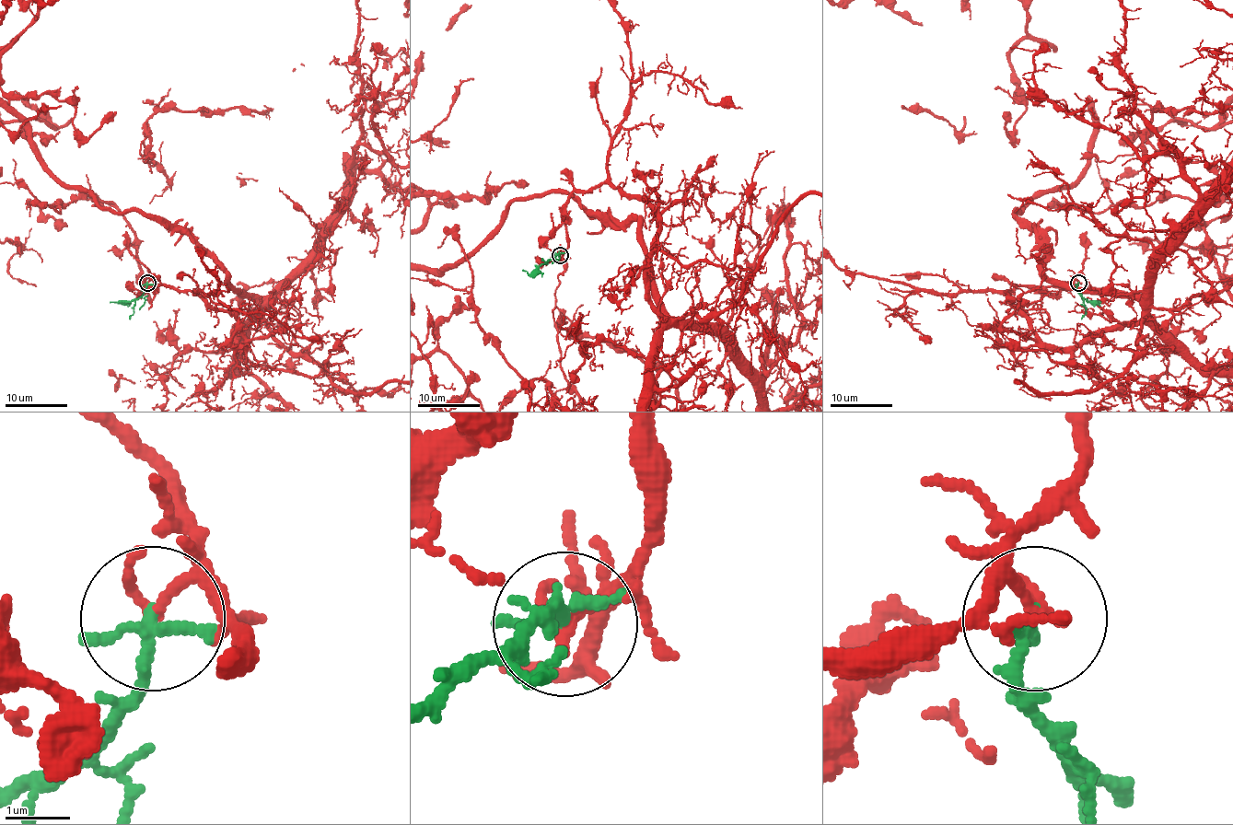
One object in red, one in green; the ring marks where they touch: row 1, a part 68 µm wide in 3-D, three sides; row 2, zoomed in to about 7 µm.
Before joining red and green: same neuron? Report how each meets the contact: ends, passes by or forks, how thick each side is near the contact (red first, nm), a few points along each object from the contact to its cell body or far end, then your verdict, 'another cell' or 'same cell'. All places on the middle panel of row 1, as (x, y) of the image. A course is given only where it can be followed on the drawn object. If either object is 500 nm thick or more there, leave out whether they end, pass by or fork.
red passes by; green ends; calibres 150 and 280 nm; course green (559, 254), (529, 273), (522, 270); another cell

